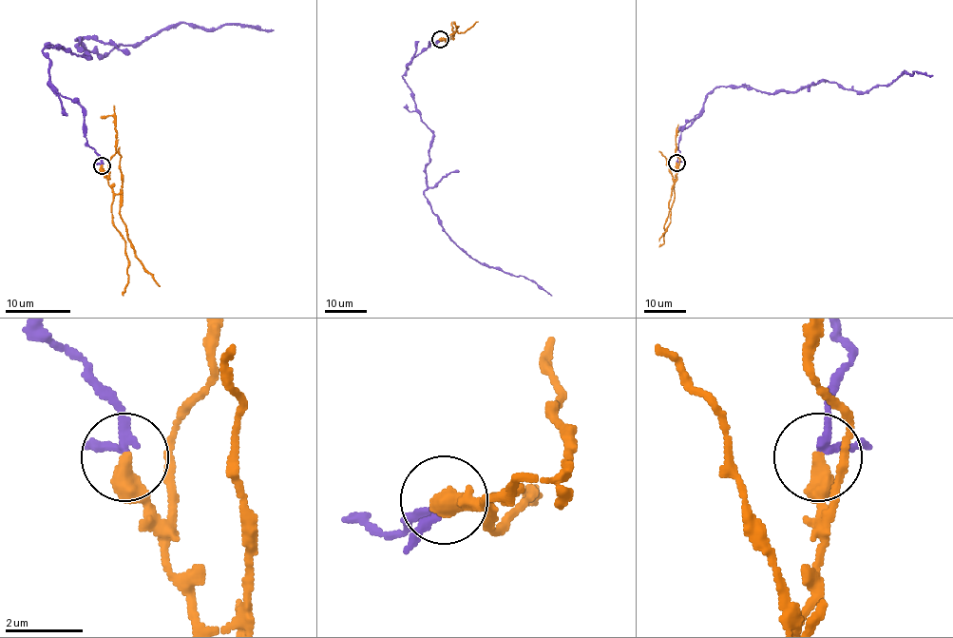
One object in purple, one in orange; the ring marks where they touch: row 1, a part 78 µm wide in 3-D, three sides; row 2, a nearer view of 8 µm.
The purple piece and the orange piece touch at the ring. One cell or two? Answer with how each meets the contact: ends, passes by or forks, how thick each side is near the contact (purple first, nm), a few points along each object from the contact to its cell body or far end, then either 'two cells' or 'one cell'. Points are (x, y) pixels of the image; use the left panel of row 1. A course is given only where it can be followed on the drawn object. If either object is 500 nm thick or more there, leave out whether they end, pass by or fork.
purple passes by; orange ends; calibres 190 and 460 nm; course purple (102, 164), (84, 113), (51, 86), (43, 49), (90, 58), (81, 38), (104, 56), (178, 24), (274, 29); course orange (102, 164), (108, 186), (120, 196), (120, 215), (134, 256), (160, 287); two cells

